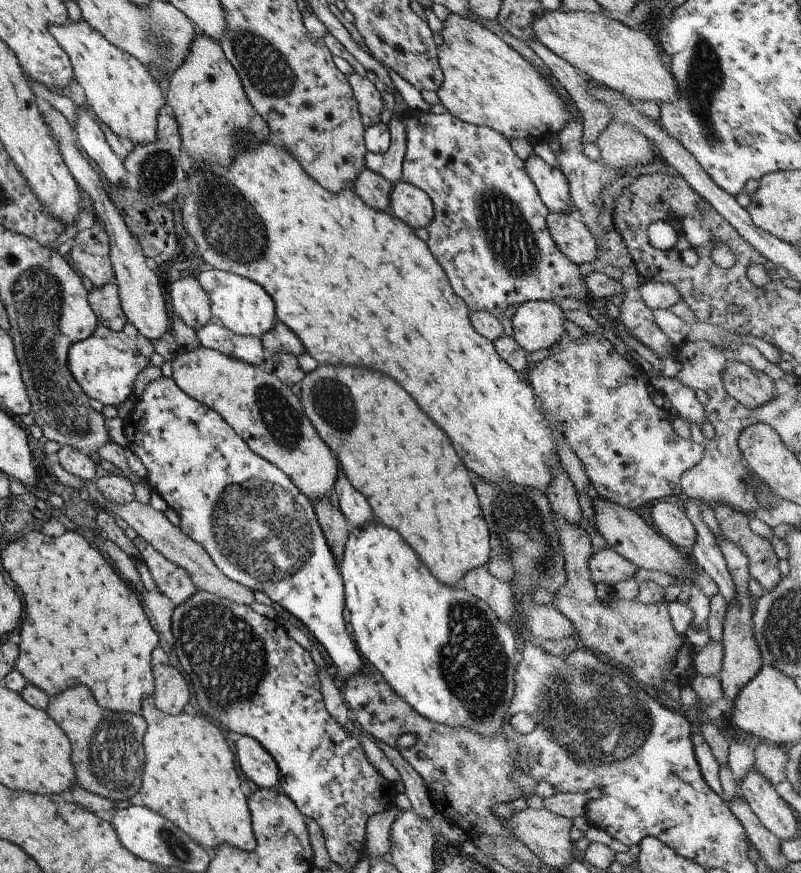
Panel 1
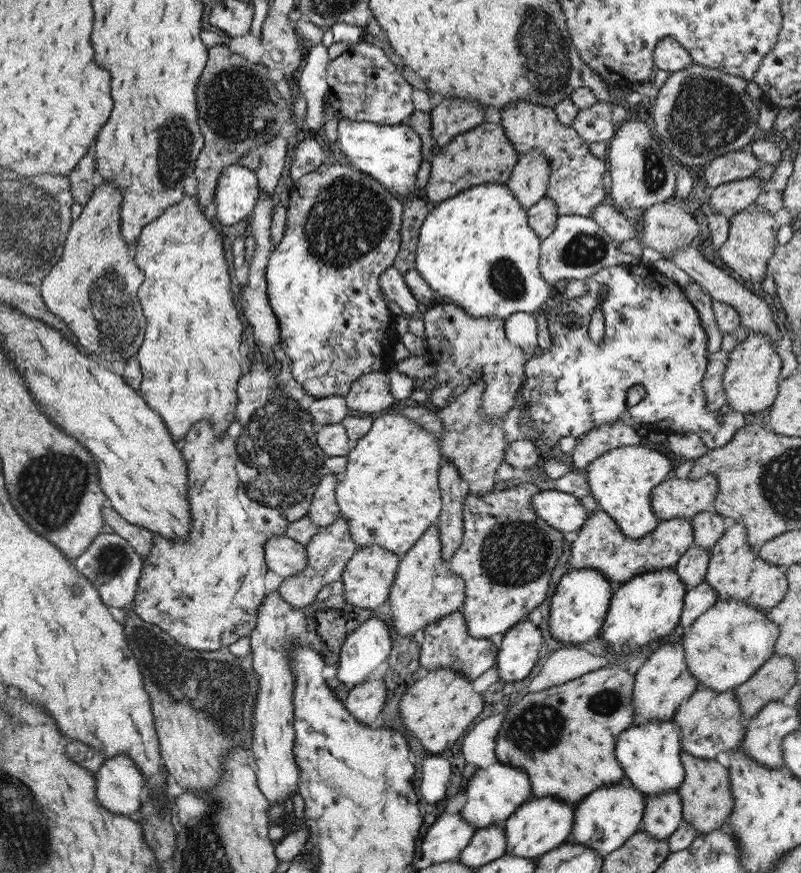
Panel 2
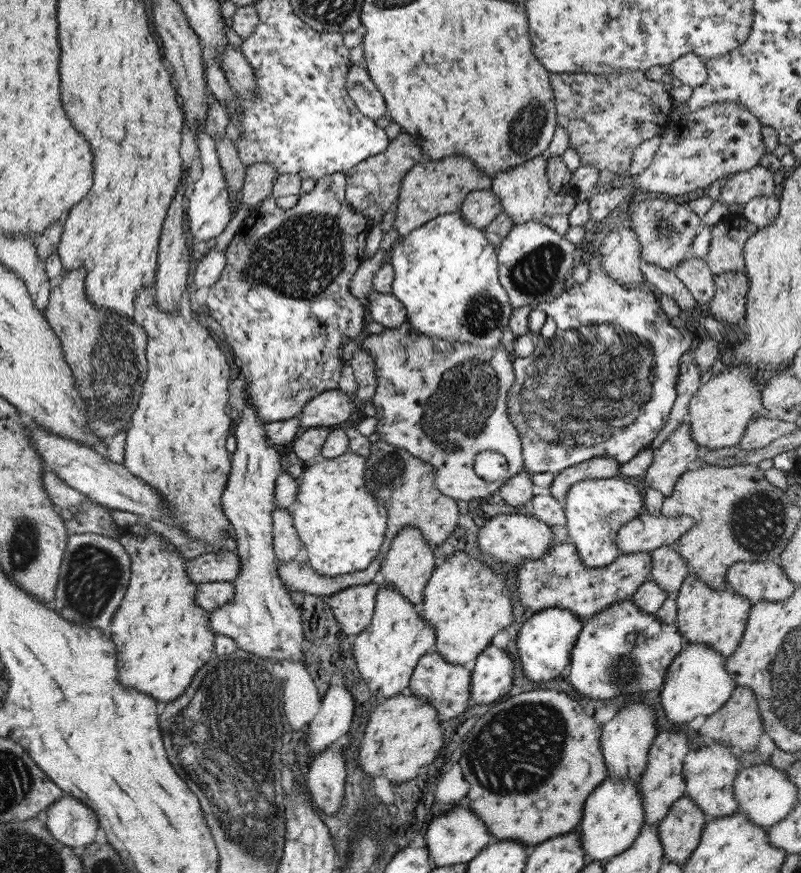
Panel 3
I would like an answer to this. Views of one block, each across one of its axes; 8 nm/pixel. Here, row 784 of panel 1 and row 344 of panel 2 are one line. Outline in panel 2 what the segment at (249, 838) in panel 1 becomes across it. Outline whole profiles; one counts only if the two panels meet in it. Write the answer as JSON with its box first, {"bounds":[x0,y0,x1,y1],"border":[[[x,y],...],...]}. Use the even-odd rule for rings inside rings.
{"bounds":[132,194,241,445],"border":[[[195,194],[183,195],[178,203],[168,206],[157,218],[151,220],[147,226],[143,226],[132,250],[135,264],[144,274],[144,279],[139,285],[136,295],[142,310],[142,315],[146,320],[144,337],[136,354],[142,374],[140,387],[137,392],[146,402],[148,408],[154,410],[161,417],[161,420],[164,422],[163,426],[165,426],[169,438],[171,438],[174,443],[180,445],[181,440],[183,440],[185,434],[187,434],[187,430],[195,426],[195,423],[199,421],[209,421],[209,426],[211,426],[211,430],[213,430],[213,436],[215,436],[215,438],[221,438],[221,436],[225,436],[223,432],[227,430],[235,414],[238,401],[236,384],[241,376],[241,355],[239,355],[241,320],[239,319],[239,314],[237,314],[238,308],[235,308],[235,304],[233,304],[233,294],[231,293],[227,264],[225,264],[225,258],[223,257],[221,237],[213,229],[209,220],[205,218],[205,215],[203,215],[203,210],[200,209]]]}

